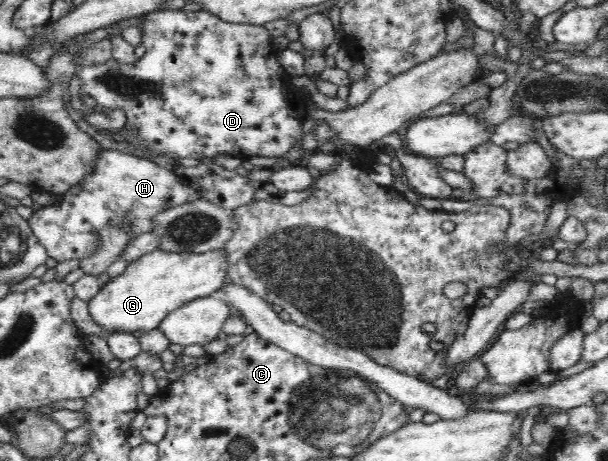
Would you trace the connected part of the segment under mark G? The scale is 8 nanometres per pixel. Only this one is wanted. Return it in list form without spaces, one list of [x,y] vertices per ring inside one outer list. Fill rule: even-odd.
[[[155,250],[133,261],[125,271],[103,285],[89,303],[91,319],[105,327],[105,335],[114,331],[158,329],[161,320],[178,307],[209,295],[219,294],[227,282],[229,270],[225,250],[207,253],[167,253]]]

